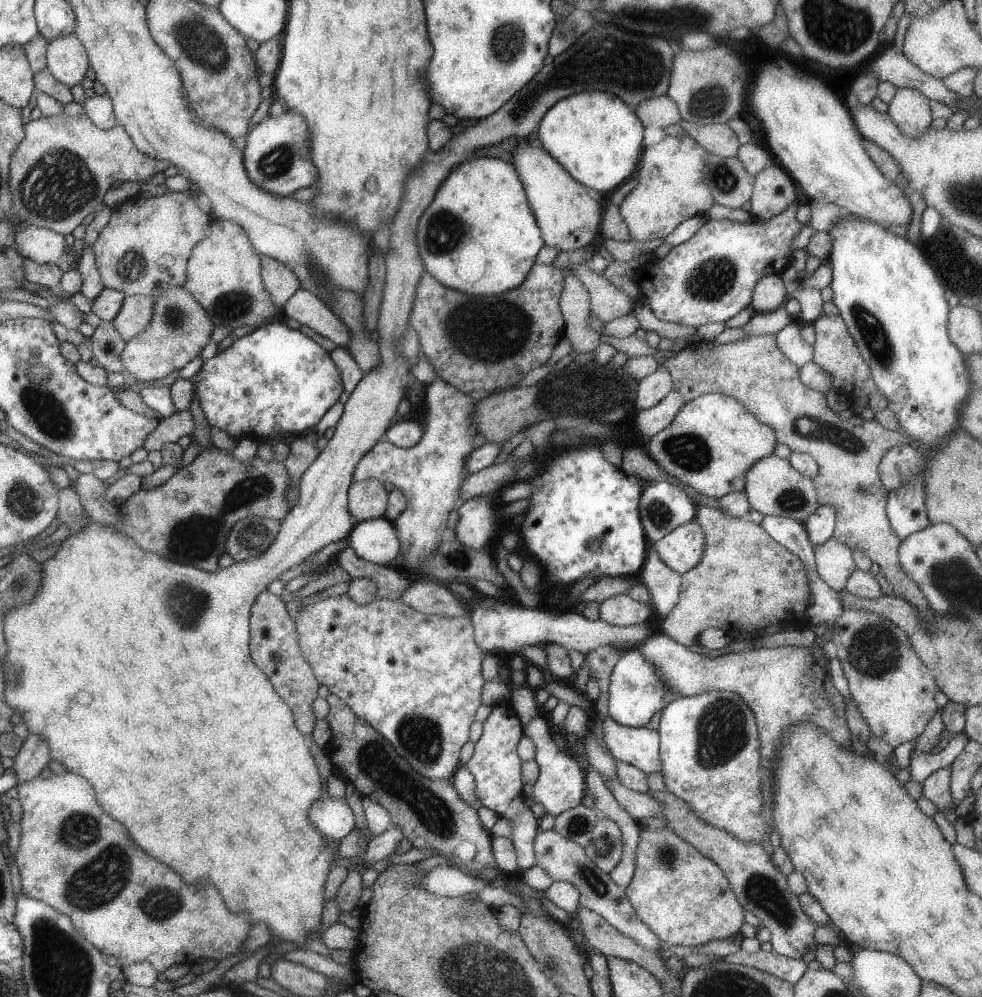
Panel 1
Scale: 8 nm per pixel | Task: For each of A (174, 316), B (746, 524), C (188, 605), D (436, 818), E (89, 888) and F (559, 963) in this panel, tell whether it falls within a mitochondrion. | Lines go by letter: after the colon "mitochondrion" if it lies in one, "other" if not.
A: mitochondrion
B: other
C: mitochondrion
D: mitochondrion
E: mitochondrion
F: mitochondrion

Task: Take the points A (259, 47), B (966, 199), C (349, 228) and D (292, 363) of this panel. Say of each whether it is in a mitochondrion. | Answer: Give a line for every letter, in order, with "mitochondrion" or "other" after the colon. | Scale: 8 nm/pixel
A: other
B: mitochondrion
C: other
D: other

